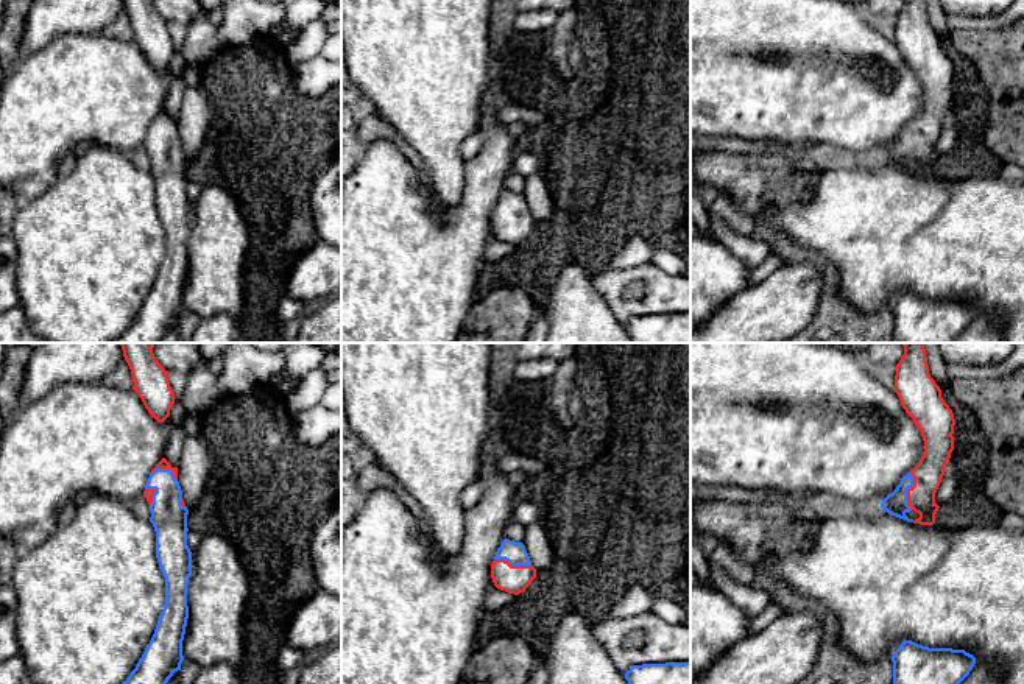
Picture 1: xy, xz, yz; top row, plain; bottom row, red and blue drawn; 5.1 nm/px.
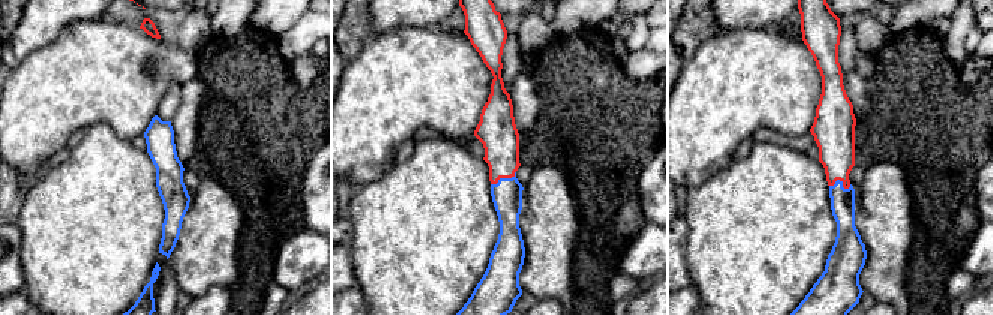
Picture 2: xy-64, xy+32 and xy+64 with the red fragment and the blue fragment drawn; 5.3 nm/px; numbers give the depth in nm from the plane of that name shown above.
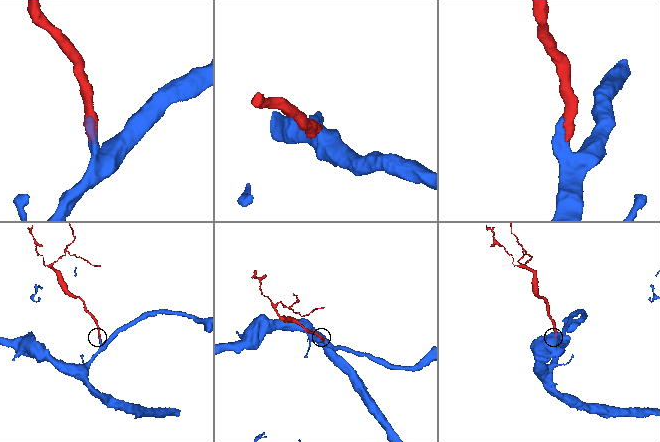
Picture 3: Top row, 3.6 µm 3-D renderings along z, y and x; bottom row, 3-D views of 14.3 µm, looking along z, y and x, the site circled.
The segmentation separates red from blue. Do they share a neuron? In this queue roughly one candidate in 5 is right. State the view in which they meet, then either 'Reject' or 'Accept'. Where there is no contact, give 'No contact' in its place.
Touches red in yz. Accept

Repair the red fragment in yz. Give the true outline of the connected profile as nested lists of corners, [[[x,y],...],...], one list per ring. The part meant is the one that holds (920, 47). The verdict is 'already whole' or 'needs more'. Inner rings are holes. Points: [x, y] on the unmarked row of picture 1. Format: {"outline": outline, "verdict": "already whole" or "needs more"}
{"outline": [[[904,0],[896,16],[893,41],[920,79],[924,103],[920,114],[882,151],[881,159],[907,173],[934,176],[940,159],[935,143],[954,101],[955,70],[929,25],[926,0]]], "verdict": "needs more"}

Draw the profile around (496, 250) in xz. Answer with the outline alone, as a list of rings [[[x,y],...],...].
[[[491,234],[486,242],[486,260],[488,262],[500,260],[500,259],[510,256],[511,252],[514,252],[514,249],[516,249],[514,245],[500,242],[494,237],[494,234]]]

